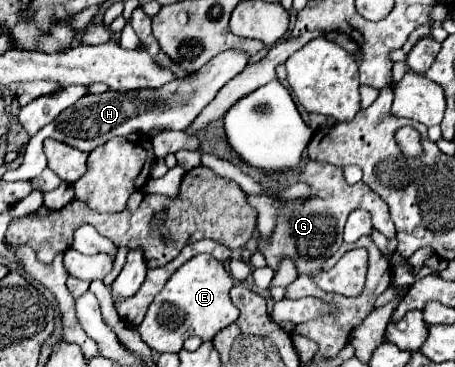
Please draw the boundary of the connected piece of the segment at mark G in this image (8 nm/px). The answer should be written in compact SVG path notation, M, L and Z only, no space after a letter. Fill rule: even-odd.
M307 161L307 165L301 171L301 181L311 185L311 195L303 203L293 203L287 209L283 209L283 213L277 219L277 227L275 227L275 233L273 233L269 245L259 241L259 249L263 251L267 265L273 271L279 271L279 265L283 259L291 259L295 263L299 275L309 273L313 277L313 281L317 283L323 273L323 269L321 269L323 261L327 257L331 257L343 243L341 235L343 235L345 221L347 221L349 213L355 209L365 209L371 213L375 229L381 233L387 233L389 239L395 235L395 227L389 217L387 203L363 183L349 185L345 181L343 169L329 165L329 163L321 163L321 161L319 163Z

